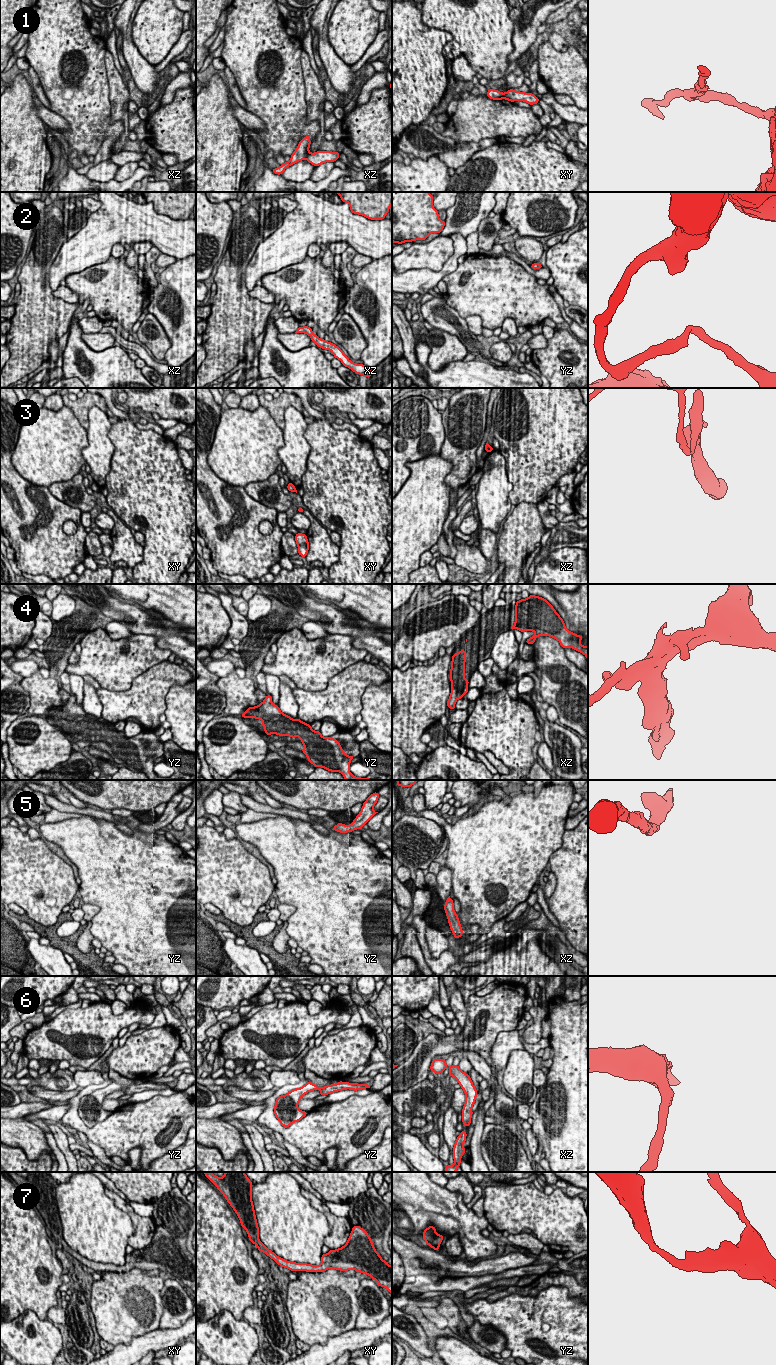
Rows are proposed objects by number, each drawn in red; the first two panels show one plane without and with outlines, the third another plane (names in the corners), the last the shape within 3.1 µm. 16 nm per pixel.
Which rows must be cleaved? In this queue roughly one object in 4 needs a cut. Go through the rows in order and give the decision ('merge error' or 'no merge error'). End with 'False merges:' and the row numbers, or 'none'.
1: merge error
2: no merge error
3: merge error
4: no merge error
5: no merge error
6: no merge error
7: no merge error
False merges: 1, 3

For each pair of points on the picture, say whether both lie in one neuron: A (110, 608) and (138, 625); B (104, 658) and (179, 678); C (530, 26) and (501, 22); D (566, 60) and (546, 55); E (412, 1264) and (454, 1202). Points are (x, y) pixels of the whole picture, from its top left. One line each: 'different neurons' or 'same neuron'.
A: same neuron
B: different neurons
C: different neurons
D: same neuron
E: different neurons

